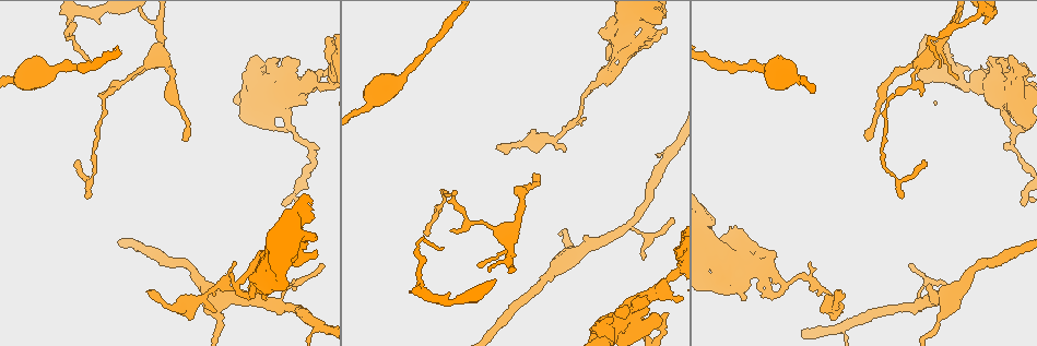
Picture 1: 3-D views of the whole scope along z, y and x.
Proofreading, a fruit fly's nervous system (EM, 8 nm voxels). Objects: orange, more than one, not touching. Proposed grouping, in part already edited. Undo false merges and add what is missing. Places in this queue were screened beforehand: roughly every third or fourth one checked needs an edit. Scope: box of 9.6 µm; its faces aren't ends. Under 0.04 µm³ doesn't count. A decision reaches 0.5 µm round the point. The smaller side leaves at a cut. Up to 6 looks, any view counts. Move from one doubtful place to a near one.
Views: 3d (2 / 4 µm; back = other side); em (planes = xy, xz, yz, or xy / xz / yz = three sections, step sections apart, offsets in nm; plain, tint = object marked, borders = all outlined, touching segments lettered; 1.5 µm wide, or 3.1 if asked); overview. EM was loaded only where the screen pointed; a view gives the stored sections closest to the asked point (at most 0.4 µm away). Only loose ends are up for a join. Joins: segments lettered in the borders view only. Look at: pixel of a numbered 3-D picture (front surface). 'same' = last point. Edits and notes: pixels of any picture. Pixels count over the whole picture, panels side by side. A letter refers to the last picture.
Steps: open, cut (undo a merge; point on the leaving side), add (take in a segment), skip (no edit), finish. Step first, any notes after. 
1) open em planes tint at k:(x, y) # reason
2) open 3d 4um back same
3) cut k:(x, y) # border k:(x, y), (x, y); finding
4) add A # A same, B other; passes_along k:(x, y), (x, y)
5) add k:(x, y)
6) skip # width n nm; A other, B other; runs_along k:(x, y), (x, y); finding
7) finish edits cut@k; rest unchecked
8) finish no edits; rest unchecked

open 3d 2um back at 1:(183, 138)

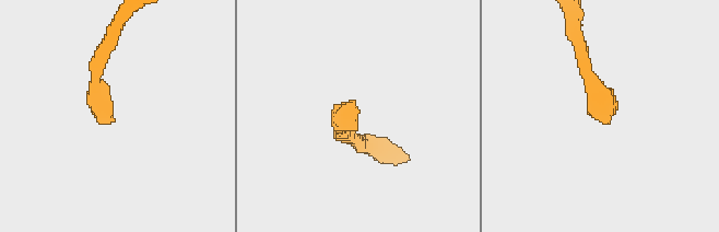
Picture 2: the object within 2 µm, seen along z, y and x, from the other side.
open em xz step 8 tint at 2:(355, 108) # shape alone is not enough

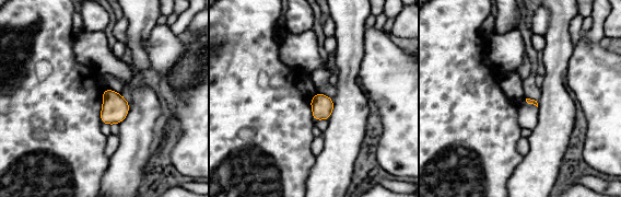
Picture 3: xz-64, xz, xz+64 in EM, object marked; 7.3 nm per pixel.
open em yz step 8 borders same # another direction

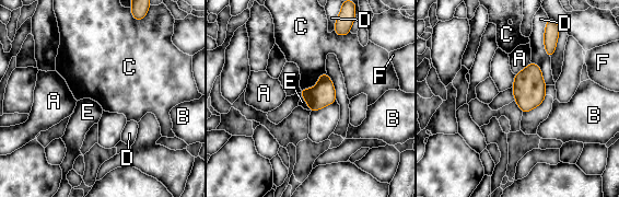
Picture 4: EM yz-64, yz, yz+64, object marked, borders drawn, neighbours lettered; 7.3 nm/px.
skip # A other, B other, C other, D other, E other, F other; border 4:(302, 96), (310, 109); none of them fits

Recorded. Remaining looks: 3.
open 3d 4um at 1:(371, 105) # thick turns thin

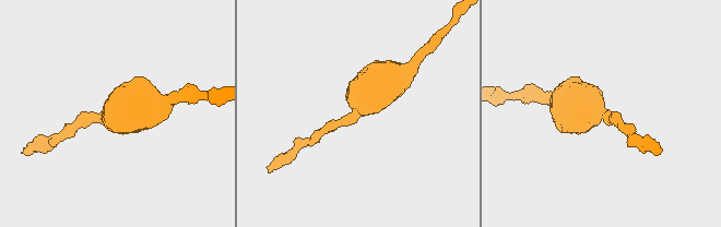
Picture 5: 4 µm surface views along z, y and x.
open em planes tint at 5:(355, 110)

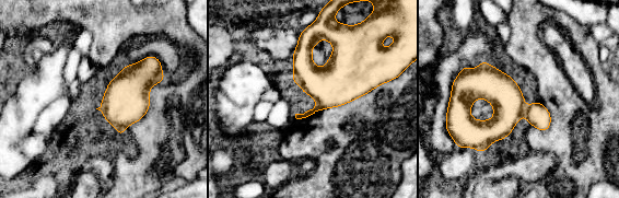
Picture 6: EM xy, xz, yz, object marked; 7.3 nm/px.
open em planes borders same # see the neighbours

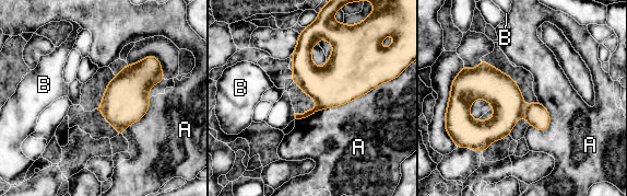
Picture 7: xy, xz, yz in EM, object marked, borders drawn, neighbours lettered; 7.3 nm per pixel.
skip # A other, B other; border 7:(387, 81), (343, 104), (295, 118); continuous, no second neuron

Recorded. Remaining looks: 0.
finish no edits; rest unchecked

